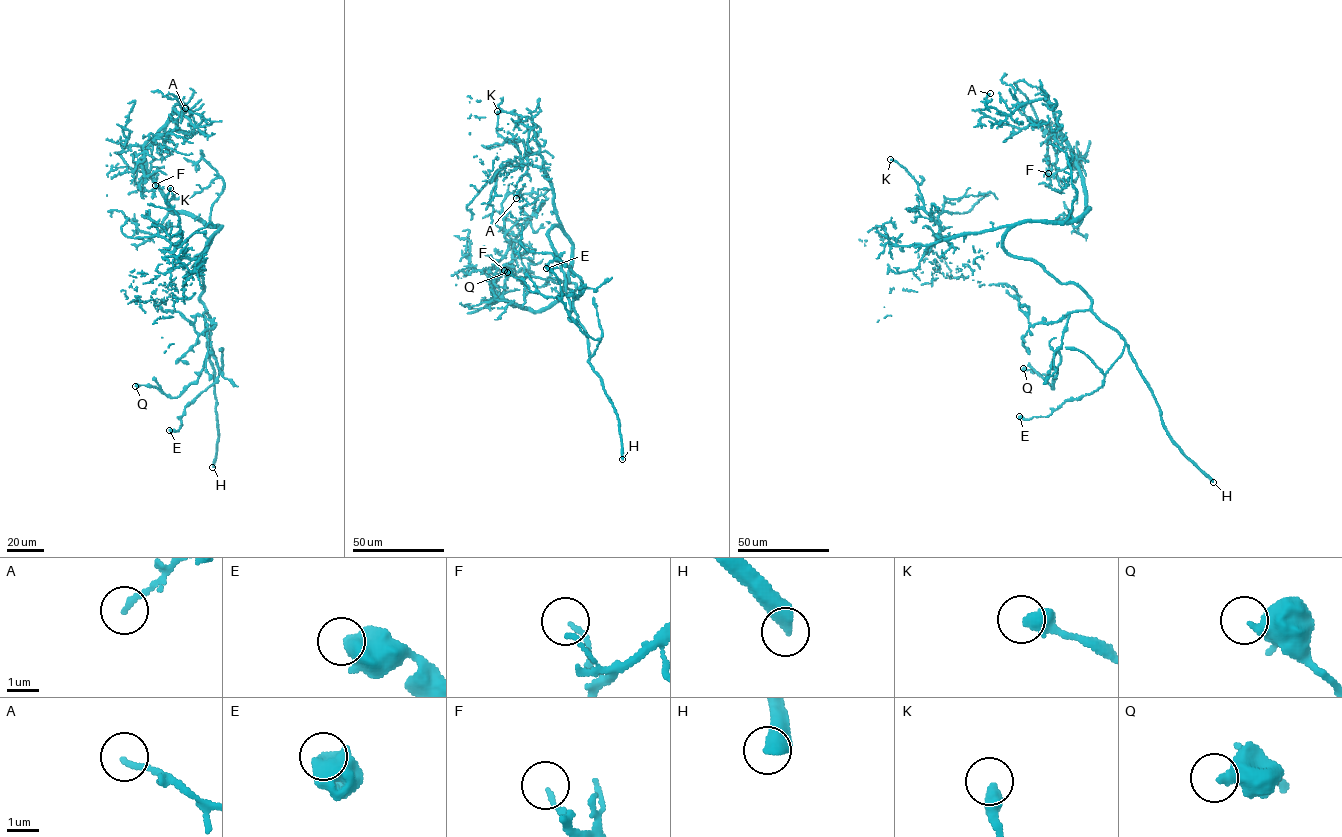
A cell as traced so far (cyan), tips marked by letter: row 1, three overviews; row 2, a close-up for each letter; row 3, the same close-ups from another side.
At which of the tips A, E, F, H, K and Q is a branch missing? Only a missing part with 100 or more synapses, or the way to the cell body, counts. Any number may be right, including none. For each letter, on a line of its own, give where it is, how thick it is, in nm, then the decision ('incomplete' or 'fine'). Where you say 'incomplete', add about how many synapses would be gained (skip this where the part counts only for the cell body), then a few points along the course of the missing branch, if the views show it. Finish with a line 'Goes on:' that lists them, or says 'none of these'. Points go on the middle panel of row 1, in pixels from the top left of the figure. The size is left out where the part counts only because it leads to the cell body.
A: place (516, 198); calibre 170 nm; fine
E: place (546, 268); calibre 600 nm; fine
F: place (504, 270); calibre 120 nm; fine
H: place (622, 459); calibre 480 nm; incomplete; 500 synapses
K: place (497, 111); calibre 460 nm; fine
Q: place (507, 272); calibre 400 nm; fine
Goes on: H

